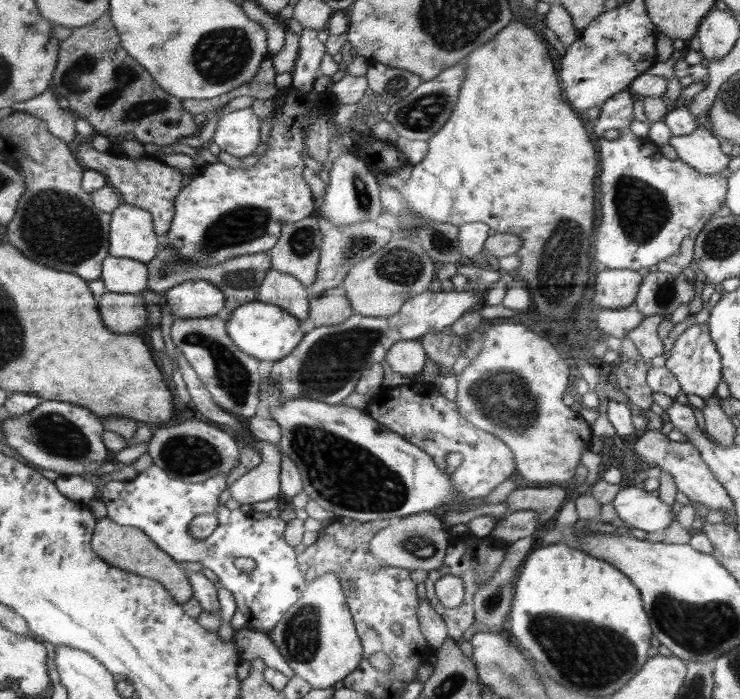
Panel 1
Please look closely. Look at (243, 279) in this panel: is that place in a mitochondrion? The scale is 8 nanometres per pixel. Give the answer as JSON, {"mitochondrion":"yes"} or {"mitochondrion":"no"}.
{"mitochondrion":"yes"}

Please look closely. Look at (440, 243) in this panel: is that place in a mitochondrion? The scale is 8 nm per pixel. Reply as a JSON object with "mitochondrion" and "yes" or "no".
{"mitochondrion":"yes"}

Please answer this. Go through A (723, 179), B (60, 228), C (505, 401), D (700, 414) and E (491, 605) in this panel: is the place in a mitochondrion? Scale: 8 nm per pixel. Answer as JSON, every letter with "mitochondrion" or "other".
{"A":"other","B":"mitochondrion","C":"mitochondrion","D":"other","E":"mitochondrion"}

